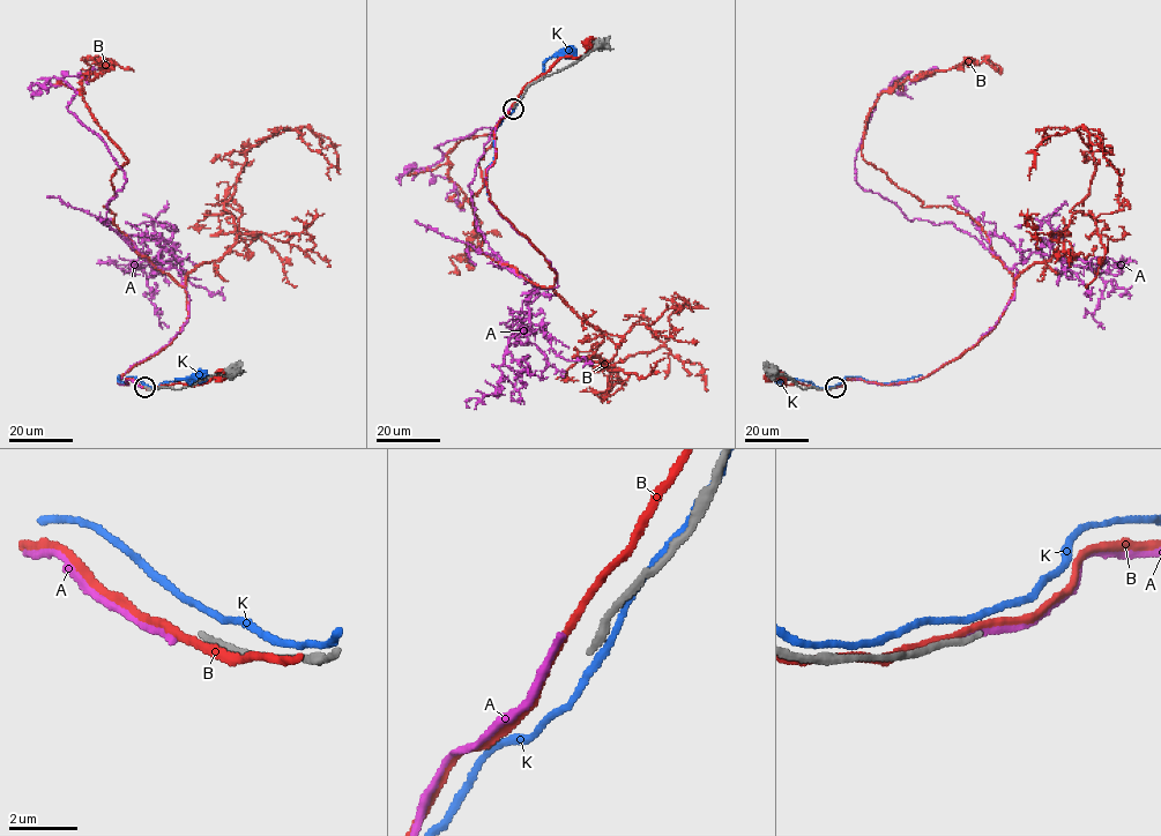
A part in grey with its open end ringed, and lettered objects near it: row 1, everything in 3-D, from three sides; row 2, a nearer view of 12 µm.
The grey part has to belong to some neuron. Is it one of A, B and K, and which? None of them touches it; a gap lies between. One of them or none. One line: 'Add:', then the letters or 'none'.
Add: none

